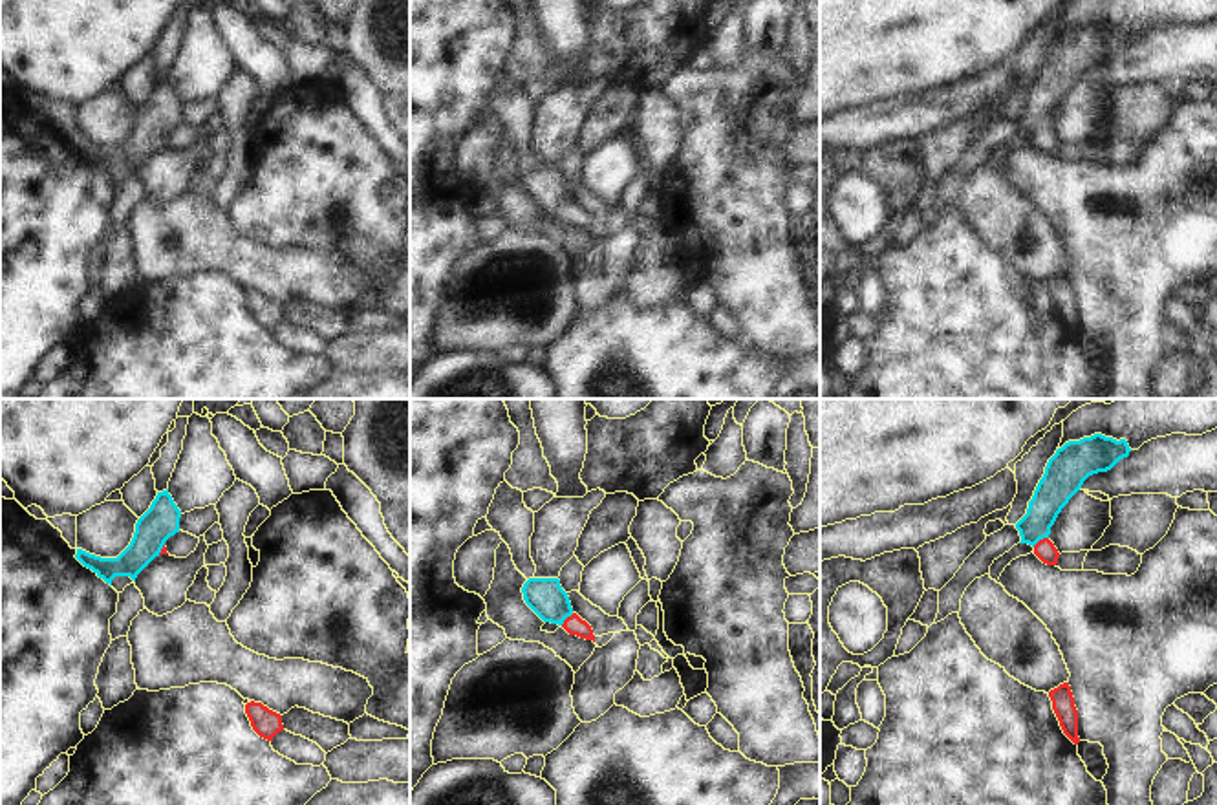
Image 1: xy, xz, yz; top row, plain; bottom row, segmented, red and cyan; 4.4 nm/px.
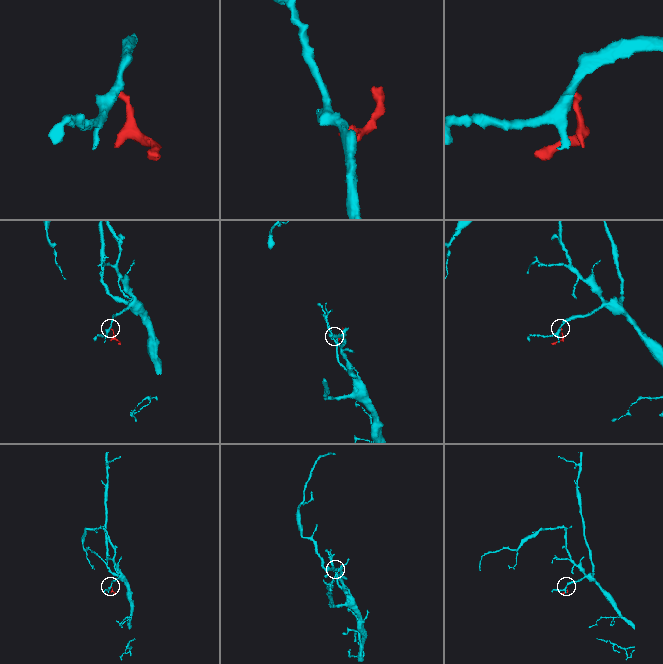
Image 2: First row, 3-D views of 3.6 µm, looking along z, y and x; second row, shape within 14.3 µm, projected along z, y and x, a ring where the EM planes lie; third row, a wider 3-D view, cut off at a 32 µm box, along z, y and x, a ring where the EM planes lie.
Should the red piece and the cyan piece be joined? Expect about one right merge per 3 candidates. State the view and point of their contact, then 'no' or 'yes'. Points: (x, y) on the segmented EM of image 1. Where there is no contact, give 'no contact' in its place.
meets red in yz at (1040, 540); yes

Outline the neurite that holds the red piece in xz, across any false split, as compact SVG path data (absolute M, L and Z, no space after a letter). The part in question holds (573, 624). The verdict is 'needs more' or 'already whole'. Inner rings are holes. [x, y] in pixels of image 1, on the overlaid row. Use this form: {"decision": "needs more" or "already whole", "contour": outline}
{"decision": "needs more", "contour": "M529 578L523 587L525 604L544 620L562 626L569 635L595 642L591 626L571 607L558 578Z"}

